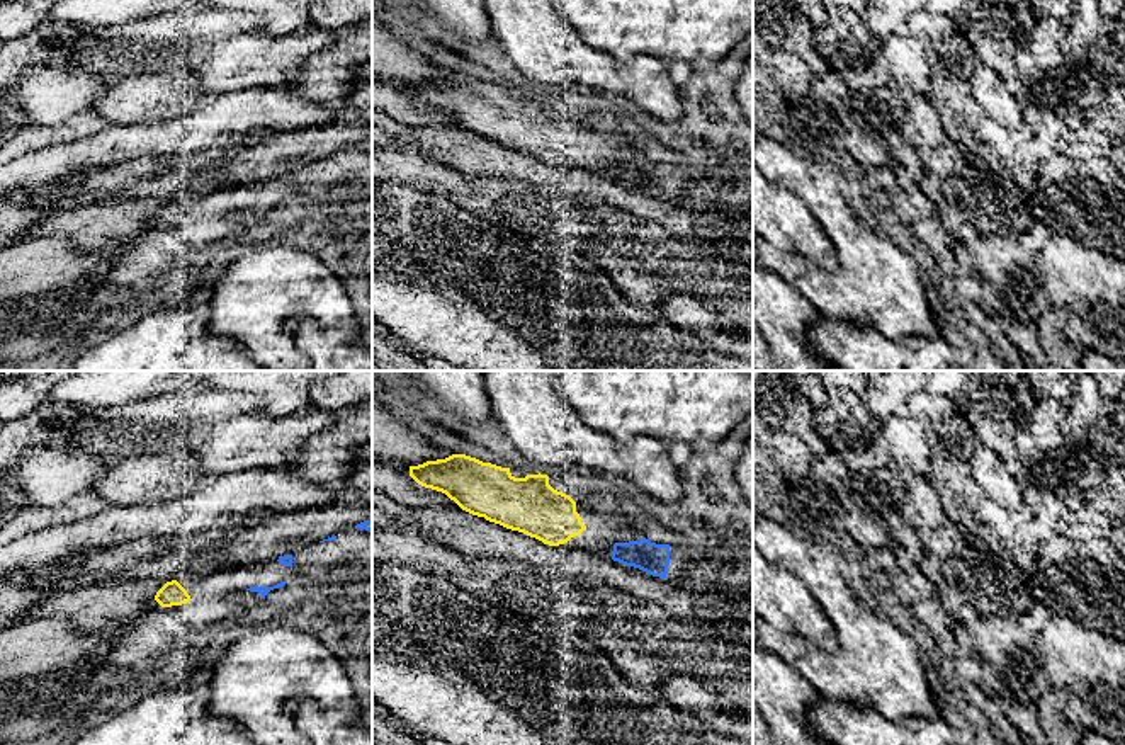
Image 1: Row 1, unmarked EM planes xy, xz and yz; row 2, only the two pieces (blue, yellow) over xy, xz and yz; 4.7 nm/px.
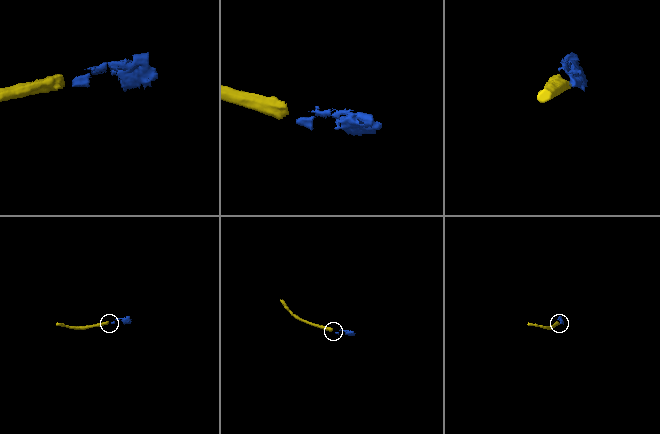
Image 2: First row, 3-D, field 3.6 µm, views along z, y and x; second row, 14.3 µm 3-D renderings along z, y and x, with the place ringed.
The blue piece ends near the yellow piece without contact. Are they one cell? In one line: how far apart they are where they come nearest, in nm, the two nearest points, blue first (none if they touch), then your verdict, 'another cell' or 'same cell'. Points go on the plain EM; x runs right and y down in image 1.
150 nm | xz (614, 164), (585, 148) | same cell

